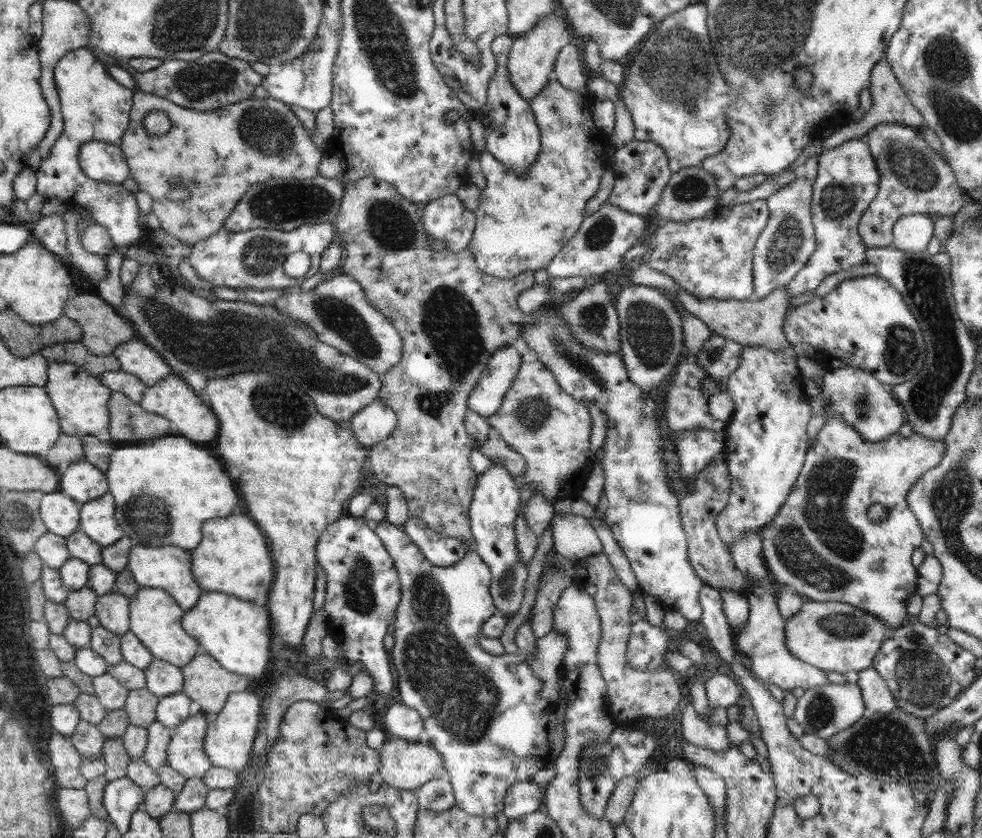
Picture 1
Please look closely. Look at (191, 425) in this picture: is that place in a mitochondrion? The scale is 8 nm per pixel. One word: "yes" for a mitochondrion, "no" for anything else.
no

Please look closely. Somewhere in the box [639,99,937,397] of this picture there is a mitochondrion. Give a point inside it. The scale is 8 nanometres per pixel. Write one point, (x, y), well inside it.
(789, 239)

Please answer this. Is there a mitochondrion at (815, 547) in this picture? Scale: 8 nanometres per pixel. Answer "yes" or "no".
yes

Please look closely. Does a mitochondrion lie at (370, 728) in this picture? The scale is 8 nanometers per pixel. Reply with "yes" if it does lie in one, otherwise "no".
no

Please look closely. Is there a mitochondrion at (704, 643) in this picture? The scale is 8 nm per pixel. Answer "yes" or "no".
no

